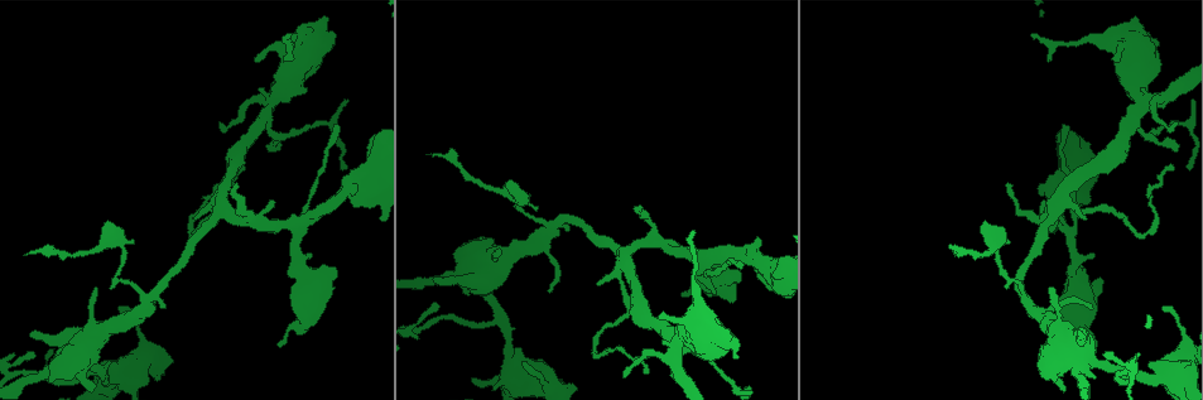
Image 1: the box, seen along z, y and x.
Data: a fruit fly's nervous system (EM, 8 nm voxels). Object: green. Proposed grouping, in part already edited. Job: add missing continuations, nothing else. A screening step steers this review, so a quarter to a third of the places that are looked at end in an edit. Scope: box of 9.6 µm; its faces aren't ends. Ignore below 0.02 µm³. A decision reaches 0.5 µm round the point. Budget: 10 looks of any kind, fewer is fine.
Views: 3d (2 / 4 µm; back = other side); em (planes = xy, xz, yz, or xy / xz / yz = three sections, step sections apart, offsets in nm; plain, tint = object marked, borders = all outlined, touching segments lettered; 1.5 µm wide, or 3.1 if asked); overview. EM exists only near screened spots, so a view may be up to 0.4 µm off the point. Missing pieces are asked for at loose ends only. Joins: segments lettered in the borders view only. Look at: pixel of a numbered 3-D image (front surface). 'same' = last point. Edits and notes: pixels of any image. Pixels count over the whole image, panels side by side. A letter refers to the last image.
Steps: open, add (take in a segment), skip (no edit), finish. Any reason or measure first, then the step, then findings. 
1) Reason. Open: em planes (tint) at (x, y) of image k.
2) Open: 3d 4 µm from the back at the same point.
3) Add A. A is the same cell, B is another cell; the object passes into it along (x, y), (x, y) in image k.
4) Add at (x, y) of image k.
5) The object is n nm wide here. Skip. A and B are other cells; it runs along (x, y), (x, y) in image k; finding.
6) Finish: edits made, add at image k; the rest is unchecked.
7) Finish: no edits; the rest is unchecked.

Thin end. Open: em yz step 4 (borders) at (1090, 306) of image 1.

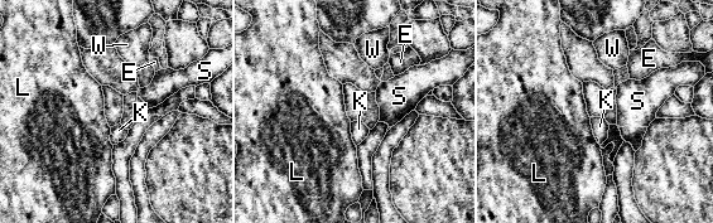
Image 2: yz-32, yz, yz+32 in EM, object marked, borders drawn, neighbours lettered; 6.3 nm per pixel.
Open: em planes (borders) at the same point.

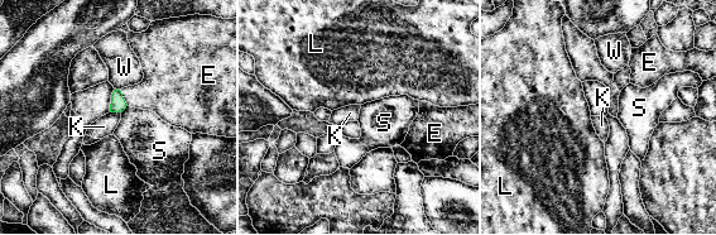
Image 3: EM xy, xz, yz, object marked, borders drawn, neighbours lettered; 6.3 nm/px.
The object is 100 nm wide here. Skip. E, K, L, S and W are other cells; a border runs along (119, 90), (128, 105) in image 3; none of them fits.

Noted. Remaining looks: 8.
Thin end. Open: 3d 4 µm at (433, 155) of image 1.

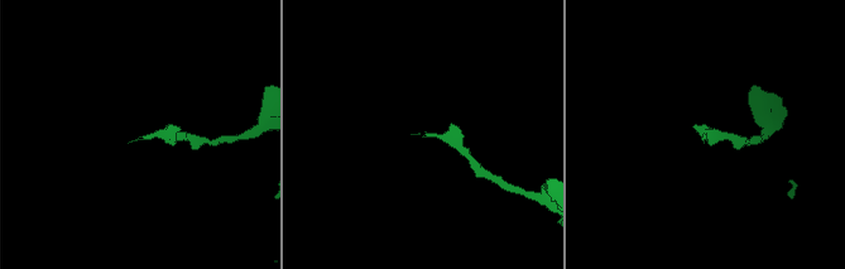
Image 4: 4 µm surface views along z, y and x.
Need the tissue. Open: em planes (tint) at (137, 140) of image 4.

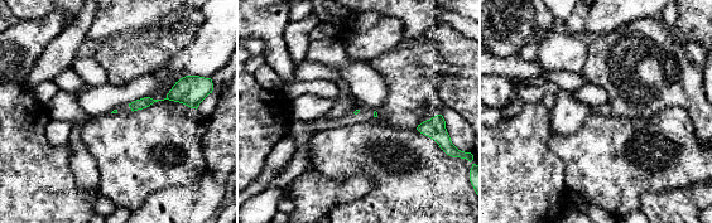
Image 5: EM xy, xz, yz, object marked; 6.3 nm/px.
Open: em planes (borders) at the same point.

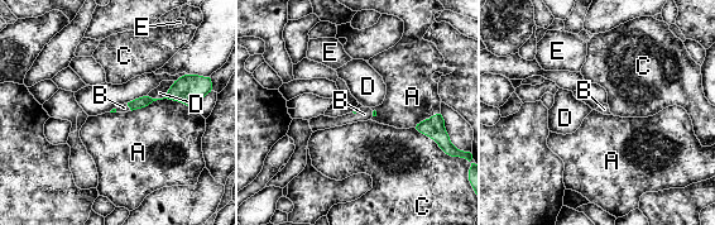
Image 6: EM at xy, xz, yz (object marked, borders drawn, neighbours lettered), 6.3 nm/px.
The longest contact is with A, 420 nm. Skip. A, B, C, D and E are other cells; no lettered segment goes on from it.

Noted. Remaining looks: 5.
Stops while still wide. Open: 3d 2 µm at (1096, 378) of image 1.

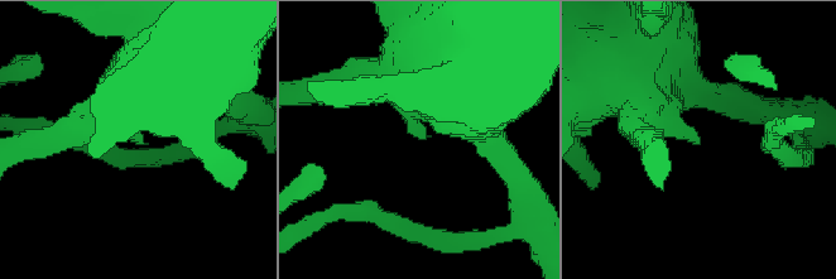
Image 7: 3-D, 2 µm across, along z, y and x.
Open: em yz step 8 (borders) at (425, 134) of image 7.

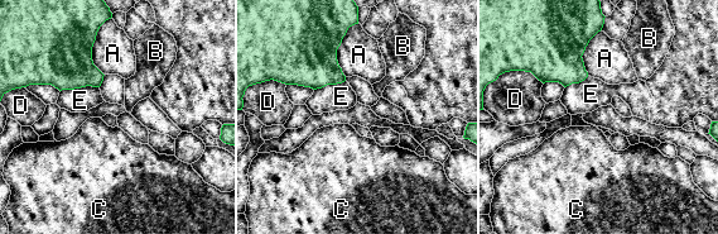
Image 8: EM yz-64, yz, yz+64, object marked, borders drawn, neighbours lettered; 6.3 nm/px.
Another direction. Open: em planes (borders) at the same point.

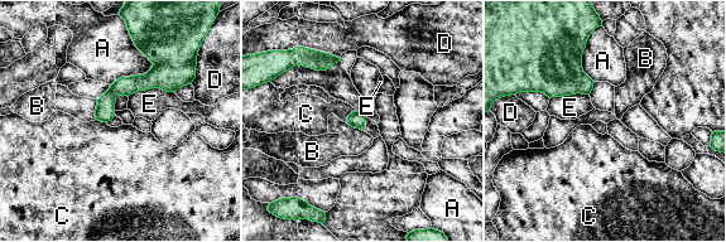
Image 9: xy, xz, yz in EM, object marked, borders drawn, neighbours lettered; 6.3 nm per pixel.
Skip. A, B, C, D and E are other cells; no lettered segment goes on from it.

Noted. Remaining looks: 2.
Open: 3d 4 µm at (1097, 345) of image 1.

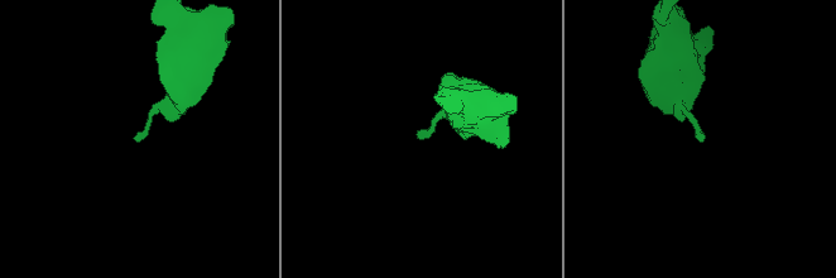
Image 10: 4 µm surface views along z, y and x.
Open: em planes (borders) at (417, 136) of image 10.

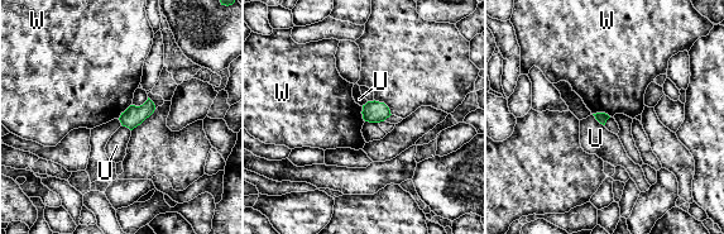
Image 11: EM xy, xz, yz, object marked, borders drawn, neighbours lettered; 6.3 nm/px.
The longest contact is with W, 110 nm. Skip. U and W are other cells; a border runs along (593, 113), (605, 113), (609, 116) in image 11; no lettered segment goes on from it.

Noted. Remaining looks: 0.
Finish: no edits; the rest is unchecked.

